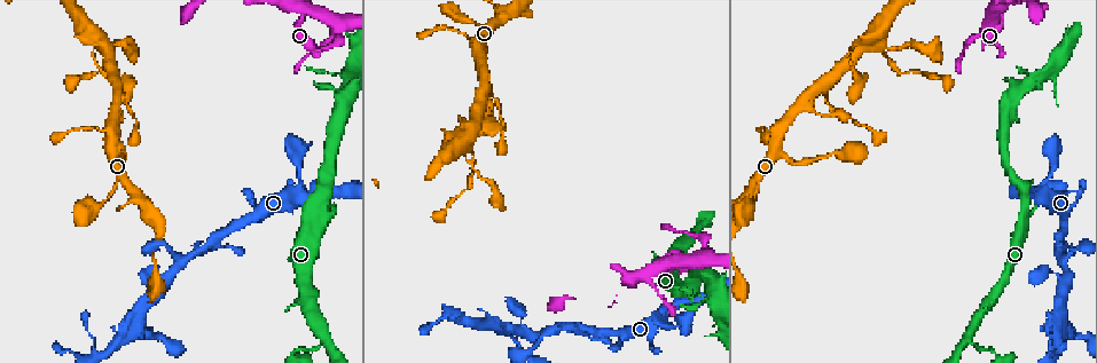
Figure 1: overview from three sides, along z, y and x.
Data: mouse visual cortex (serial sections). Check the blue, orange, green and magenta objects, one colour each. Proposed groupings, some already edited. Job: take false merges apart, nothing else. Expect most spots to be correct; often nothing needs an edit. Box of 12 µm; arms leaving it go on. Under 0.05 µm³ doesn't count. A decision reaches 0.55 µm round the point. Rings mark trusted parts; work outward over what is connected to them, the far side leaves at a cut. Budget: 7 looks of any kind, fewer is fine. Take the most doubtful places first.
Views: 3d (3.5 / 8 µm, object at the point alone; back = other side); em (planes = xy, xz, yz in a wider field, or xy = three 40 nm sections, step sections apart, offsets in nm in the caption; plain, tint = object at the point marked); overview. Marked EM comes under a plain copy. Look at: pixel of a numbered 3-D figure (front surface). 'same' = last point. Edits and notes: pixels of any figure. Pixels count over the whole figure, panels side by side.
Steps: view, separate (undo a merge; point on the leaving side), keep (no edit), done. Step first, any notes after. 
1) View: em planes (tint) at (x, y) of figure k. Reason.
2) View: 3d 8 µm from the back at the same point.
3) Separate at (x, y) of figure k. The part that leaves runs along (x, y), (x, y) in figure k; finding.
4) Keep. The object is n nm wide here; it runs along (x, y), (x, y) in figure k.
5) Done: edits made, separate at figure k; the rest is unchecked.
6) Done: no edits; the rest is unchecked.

View: 3d 8 µm at (484, 90) of figure 1. Sudden change in width.

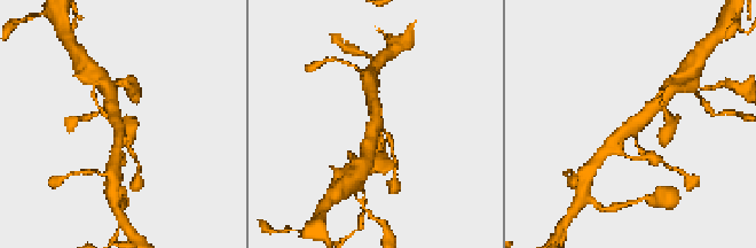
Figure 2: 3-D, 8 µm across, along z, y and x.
View: 3d 3.5 µm at (377, 121) of figure 2.

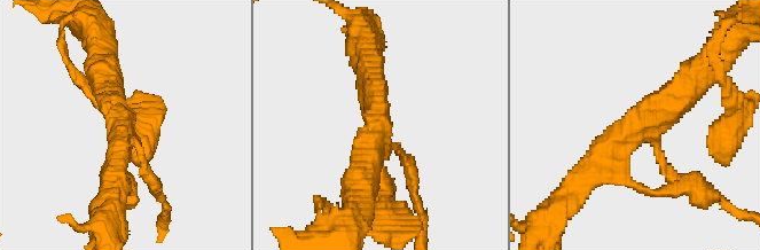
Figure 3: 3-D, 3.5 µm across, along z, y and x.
View: em xy step 5 (tint) at (119, 119) of figure 3. Need the tissue.

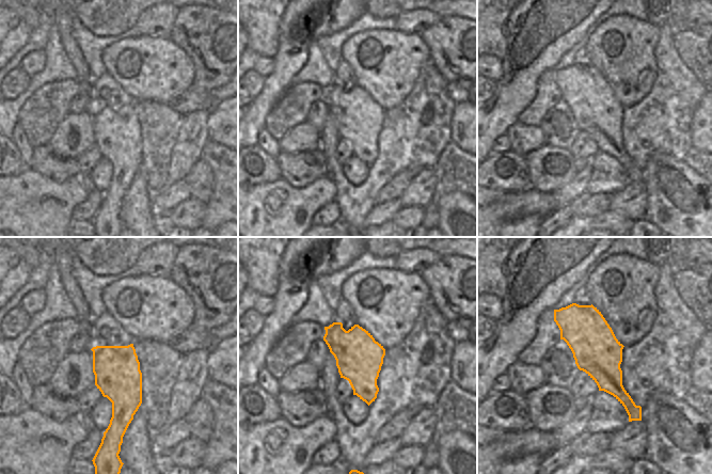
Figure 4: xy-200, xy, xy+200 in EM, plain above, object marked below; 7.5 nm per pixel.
Keep. The arms are 100, 350, 450 nm wide; it runs along (587, 172), (698, 73) in figure 3; one cell here.

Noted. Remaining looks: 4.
View: 3d 8 µm at (104, 44) of figure 1. Looks like a crossing.

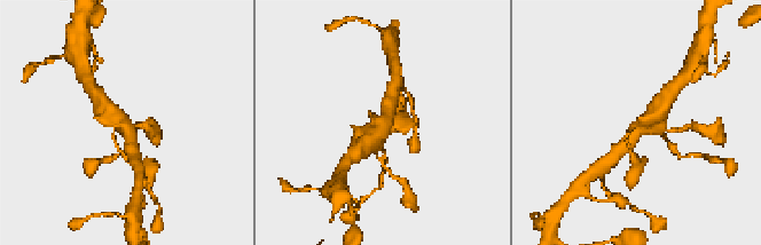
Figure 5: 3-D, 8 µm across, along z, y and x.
View: em xy step 2 (tint) at (380, 134) of figure 5. Now the EM.

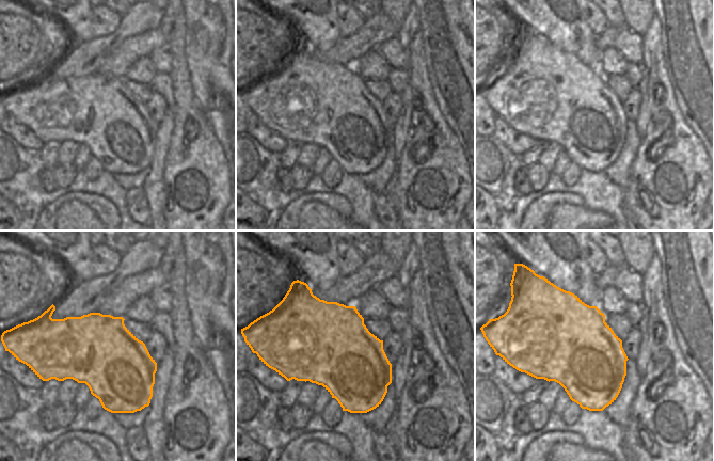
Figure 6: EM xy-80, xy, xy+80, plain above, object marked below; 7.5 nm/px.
Keep. The object is 600 nm wide here; it runs along (622, 147), (664, 103) in figure 5; all the same cell.

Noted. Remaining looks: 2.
View: em xy step 2 (tint) at (1058, 322) of figure 1. Abrupt turn.

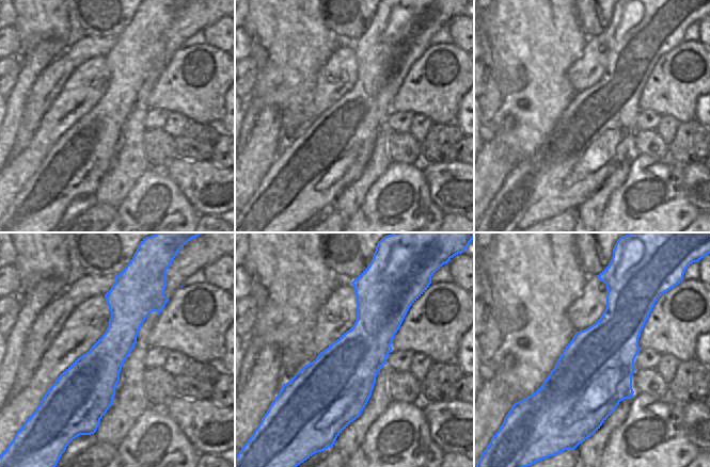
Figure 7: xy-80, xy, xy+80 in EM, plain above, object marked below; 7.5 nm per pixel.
View: 3d 3.5 µm at the same point. Wider look.

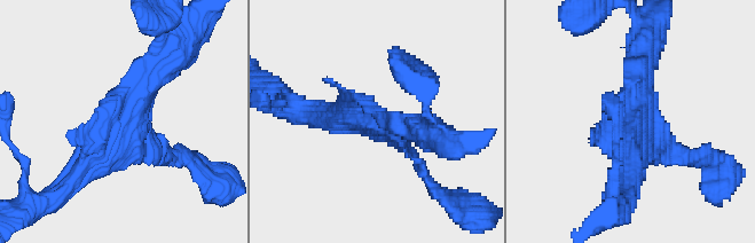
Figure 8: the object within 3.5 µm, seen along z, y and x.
Keep. It runs along (168, 49), (136, 107), (73, 173) in figure 8; one cell here.

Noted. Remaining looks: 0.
Done: no edits; the rest is unchecked.

